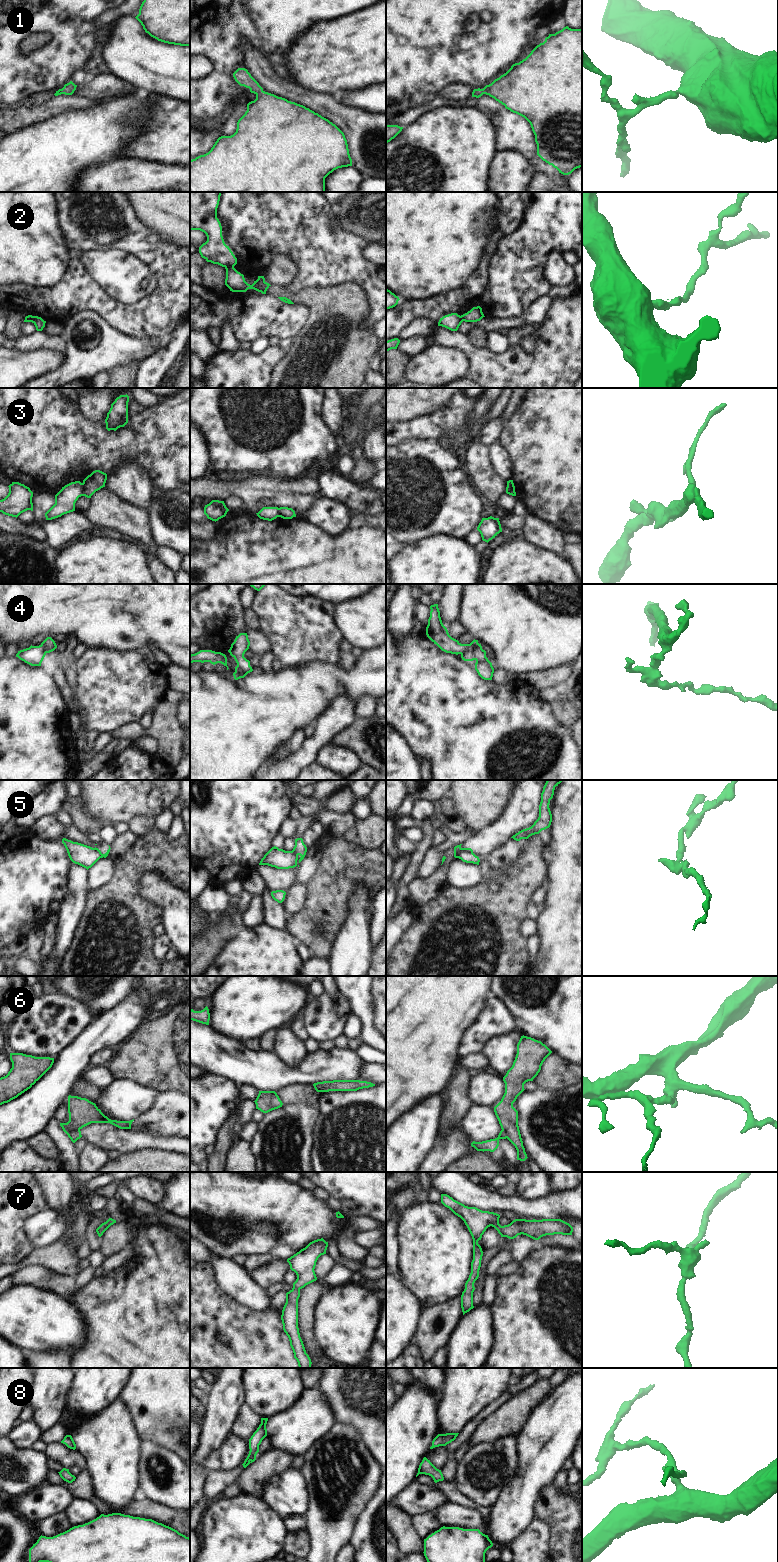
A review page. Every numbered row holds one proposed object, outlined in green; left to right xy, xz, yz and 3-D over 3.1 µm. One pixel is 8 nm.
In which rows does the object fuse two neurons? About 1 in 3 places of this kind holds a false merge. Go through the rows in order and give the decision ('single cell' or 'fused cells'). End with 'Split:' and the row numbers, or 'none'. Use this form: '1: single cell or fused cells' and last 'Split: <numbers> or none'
1: single cell
2: fused cells
3: fused cells
4: fused cells
5: fused cells
6: fused cells
7: single cell
8: single cell
Split: 2, 3, 4, 5, 6

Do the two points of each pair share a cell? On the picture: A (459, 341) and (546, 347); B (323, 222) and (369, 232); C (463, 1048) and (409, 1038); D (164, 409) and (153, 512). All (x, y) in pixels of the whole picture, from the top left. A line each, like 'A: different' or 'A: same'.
A: same
B: different
C: different
D: different

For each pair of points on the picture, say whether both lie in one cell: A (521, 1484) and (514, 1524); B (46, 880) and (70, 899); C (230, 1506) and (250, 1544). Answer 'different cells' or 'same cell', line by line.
A: same cell
B: different cells
C: same cell

